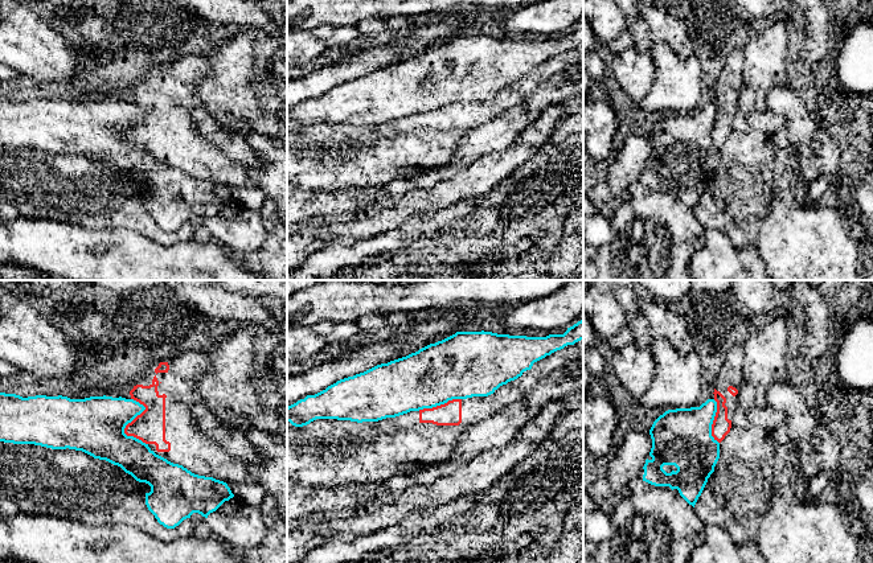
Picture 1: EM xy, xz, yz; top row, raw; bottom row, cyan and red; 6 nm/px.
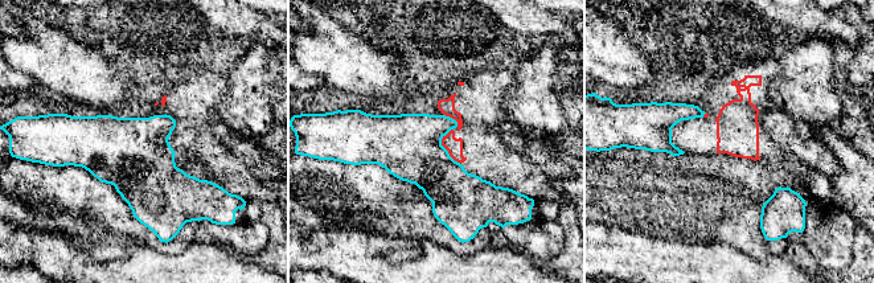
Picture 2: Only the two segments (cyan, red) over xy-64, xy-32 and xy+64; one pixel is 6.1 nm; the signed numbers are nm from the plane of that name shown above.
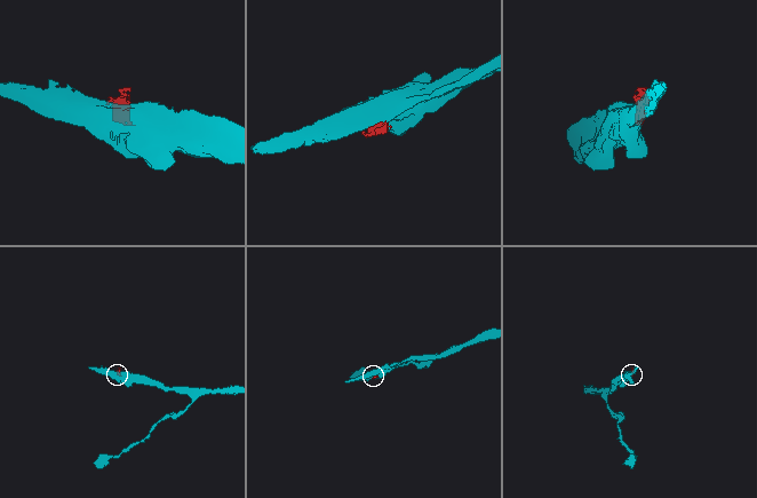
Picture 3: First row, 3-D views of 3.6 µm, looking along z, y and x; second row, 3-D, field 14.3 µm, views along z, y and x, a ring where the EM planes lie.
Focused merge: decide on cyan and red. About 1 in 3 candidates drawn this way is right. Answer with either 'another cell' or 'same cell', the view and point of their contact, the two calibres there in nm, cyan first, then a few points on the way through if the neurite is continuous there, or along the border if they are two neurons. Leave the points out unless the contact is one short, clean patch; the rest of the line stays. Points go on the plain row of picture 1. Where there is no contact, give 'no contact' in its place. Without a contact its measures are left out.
another cell | xy (127, 127) | 360/190 nm | along xy (131, 102), (144, 112), (126, 130), (124, 136), (147, 148)

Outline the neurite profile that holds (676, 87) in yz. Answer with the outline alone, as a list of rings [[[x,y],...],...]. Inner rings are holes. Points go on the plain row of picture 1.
[[[652,42],[649,49],[653,65],[655,79],[648,94],[638,103],[645,112],[690,112],[701,99],[701,61],[692,56],[683,61],[665,42]]]

